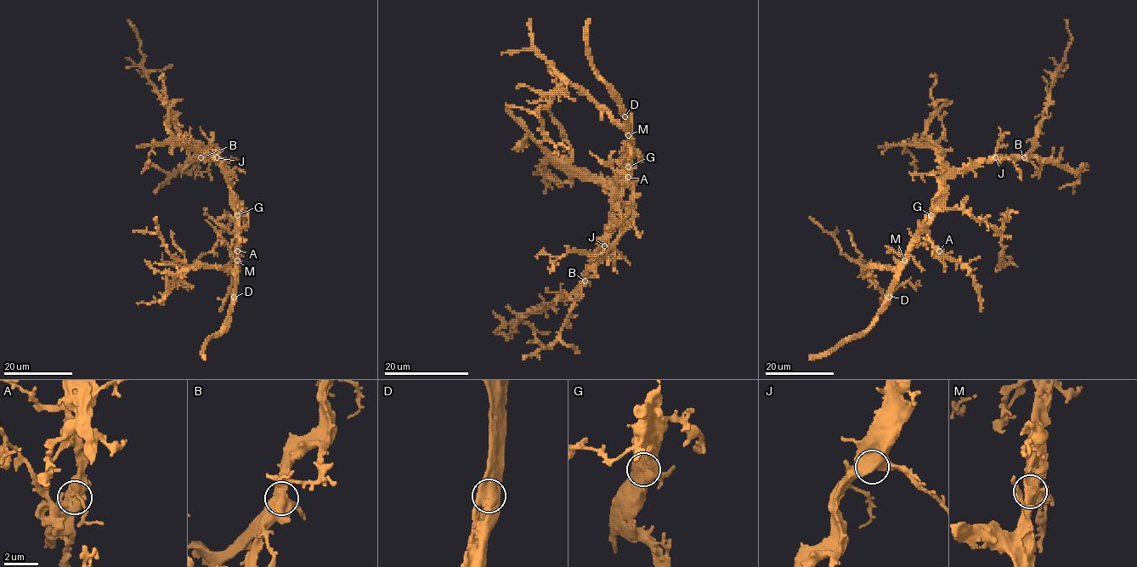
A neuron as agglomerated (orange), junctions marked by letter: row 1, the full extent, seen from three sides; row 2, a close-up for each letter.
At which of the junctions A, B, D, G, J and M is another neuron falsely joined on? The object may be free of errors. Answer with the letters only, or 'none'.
none

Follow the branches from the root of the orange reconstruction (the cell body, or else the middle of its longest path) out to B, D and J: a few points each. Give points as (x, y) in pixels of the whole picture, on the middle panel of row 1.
B: (618, 186), (608, 239), (597, 250), (596, 262), (584, 280)
D: (618, 186), (628, 168), (628, 119), (625, 116)
J: (618, 186), (618, 195), (613, 202), (613, 223), (608, 229), (608, 241), (604, 246)

